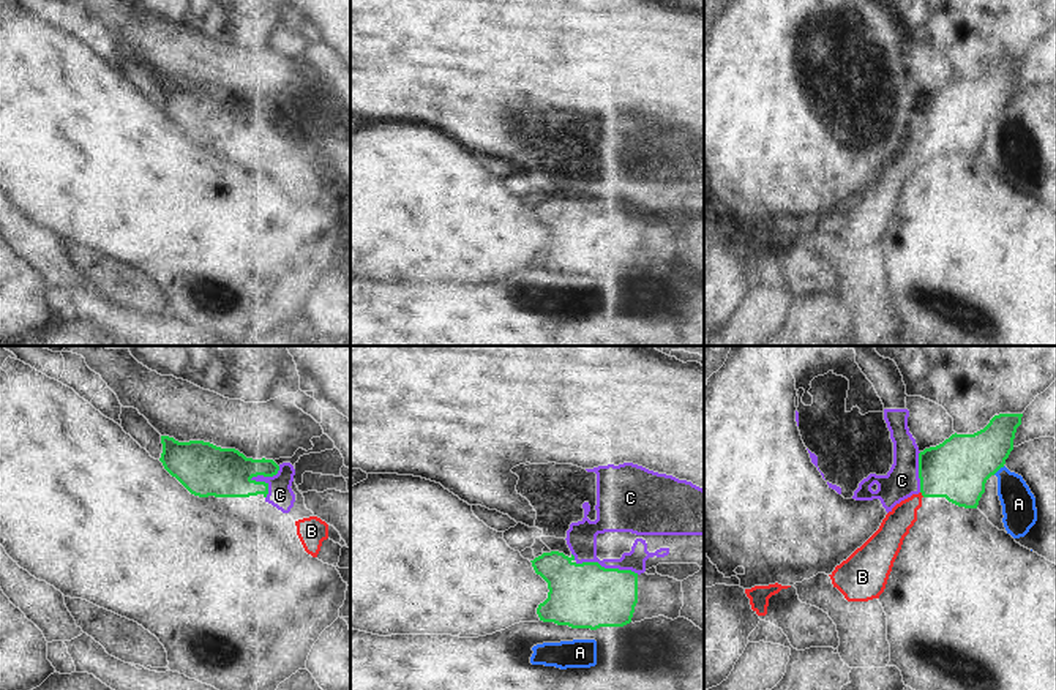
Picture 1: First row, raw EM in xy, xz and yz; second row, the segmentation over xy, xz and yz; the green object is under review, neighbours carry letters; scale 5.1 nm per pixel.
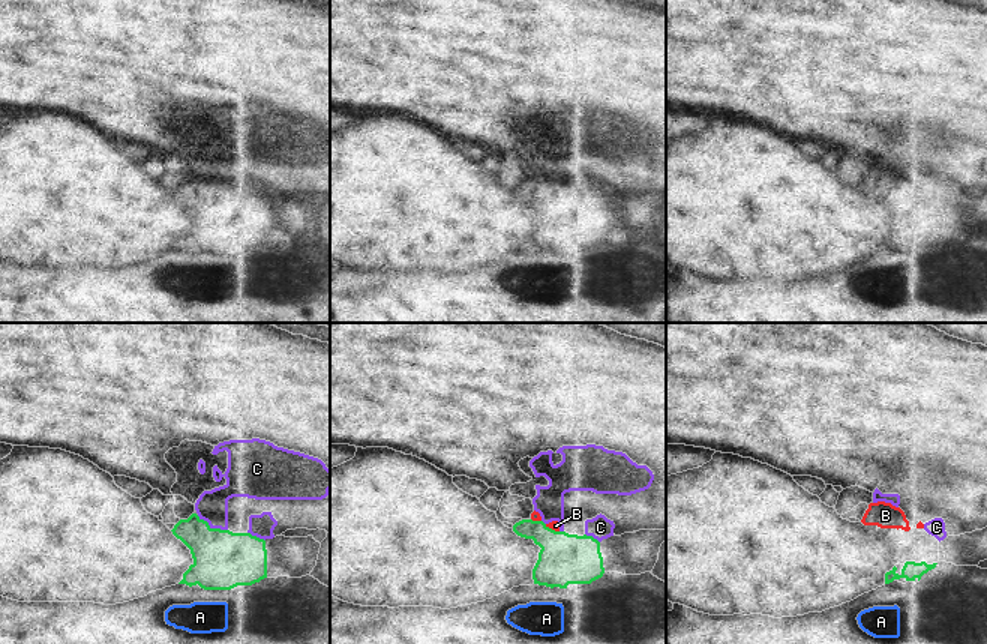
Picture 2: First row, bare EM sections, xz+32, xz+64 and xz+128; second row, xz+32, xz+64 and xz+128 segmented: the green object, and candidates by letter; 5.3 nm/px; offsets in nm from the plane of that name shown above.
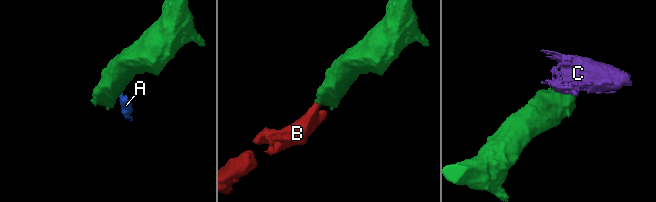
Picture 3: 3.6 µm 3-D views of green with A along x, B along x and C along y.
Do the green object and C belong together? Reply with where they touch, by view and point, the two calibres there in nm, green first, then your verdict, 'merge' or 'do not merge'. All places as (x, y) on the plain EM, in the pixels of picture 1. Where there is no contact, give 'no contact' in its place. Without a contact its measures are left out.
xy (256, 122) | 260/130 nm | do not merge

